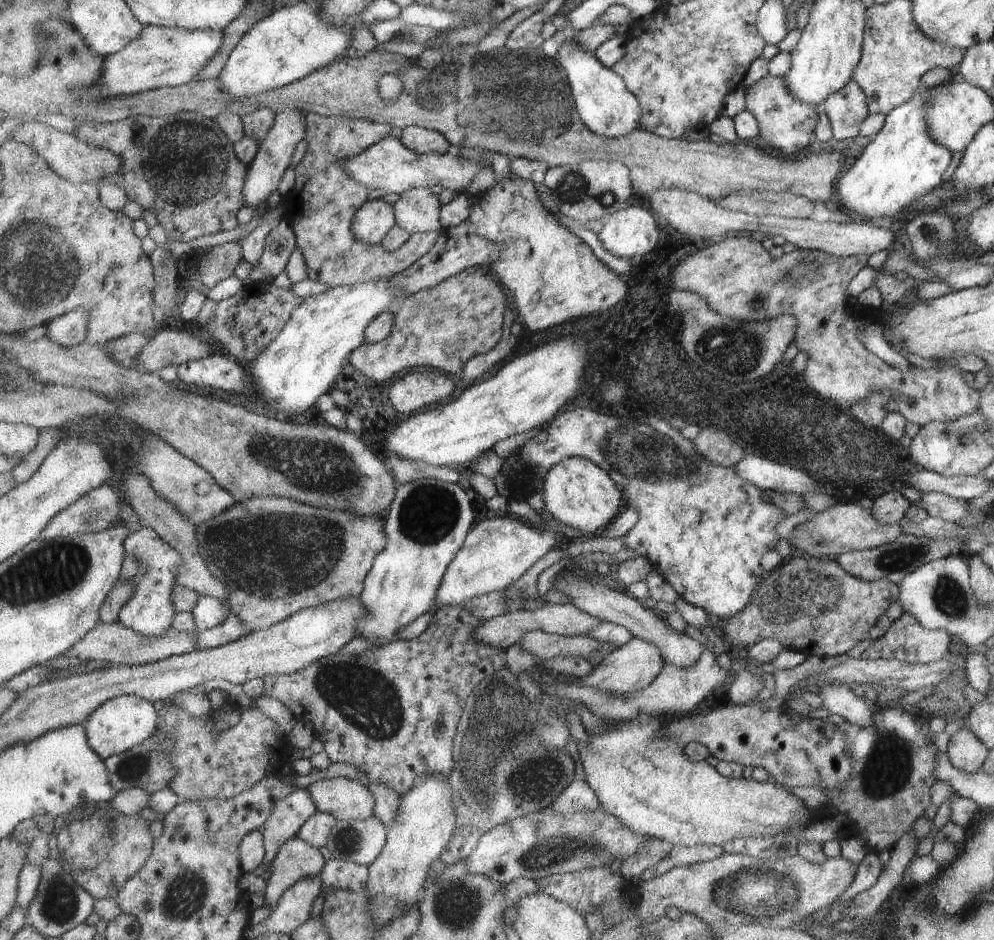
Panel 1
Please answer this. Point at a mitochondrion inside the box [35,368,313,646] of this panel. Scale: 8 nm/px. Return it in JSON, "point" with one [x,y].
{"point":[106,520]}

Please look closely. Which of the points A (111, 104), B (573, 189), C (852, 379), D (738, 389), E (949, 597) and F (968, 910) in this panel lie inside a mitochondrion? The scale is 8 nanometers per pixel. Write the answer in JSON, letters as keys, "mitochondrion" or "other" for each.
{"A":"other","B":"mitochondrion","C":"mitochondrion","D":"mitochondrion","E":"mitochondrion","F":"other"}

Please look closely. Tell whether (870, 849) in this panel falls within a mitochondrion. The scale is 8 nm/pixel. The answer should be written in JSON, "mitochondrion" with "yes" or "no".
{"mitochondrion":"no"}

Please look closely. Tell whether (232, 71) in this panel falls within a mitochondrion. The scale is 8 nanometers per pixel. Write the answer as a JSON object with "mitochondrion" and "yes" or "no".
{"mitochondrion":"no"}

